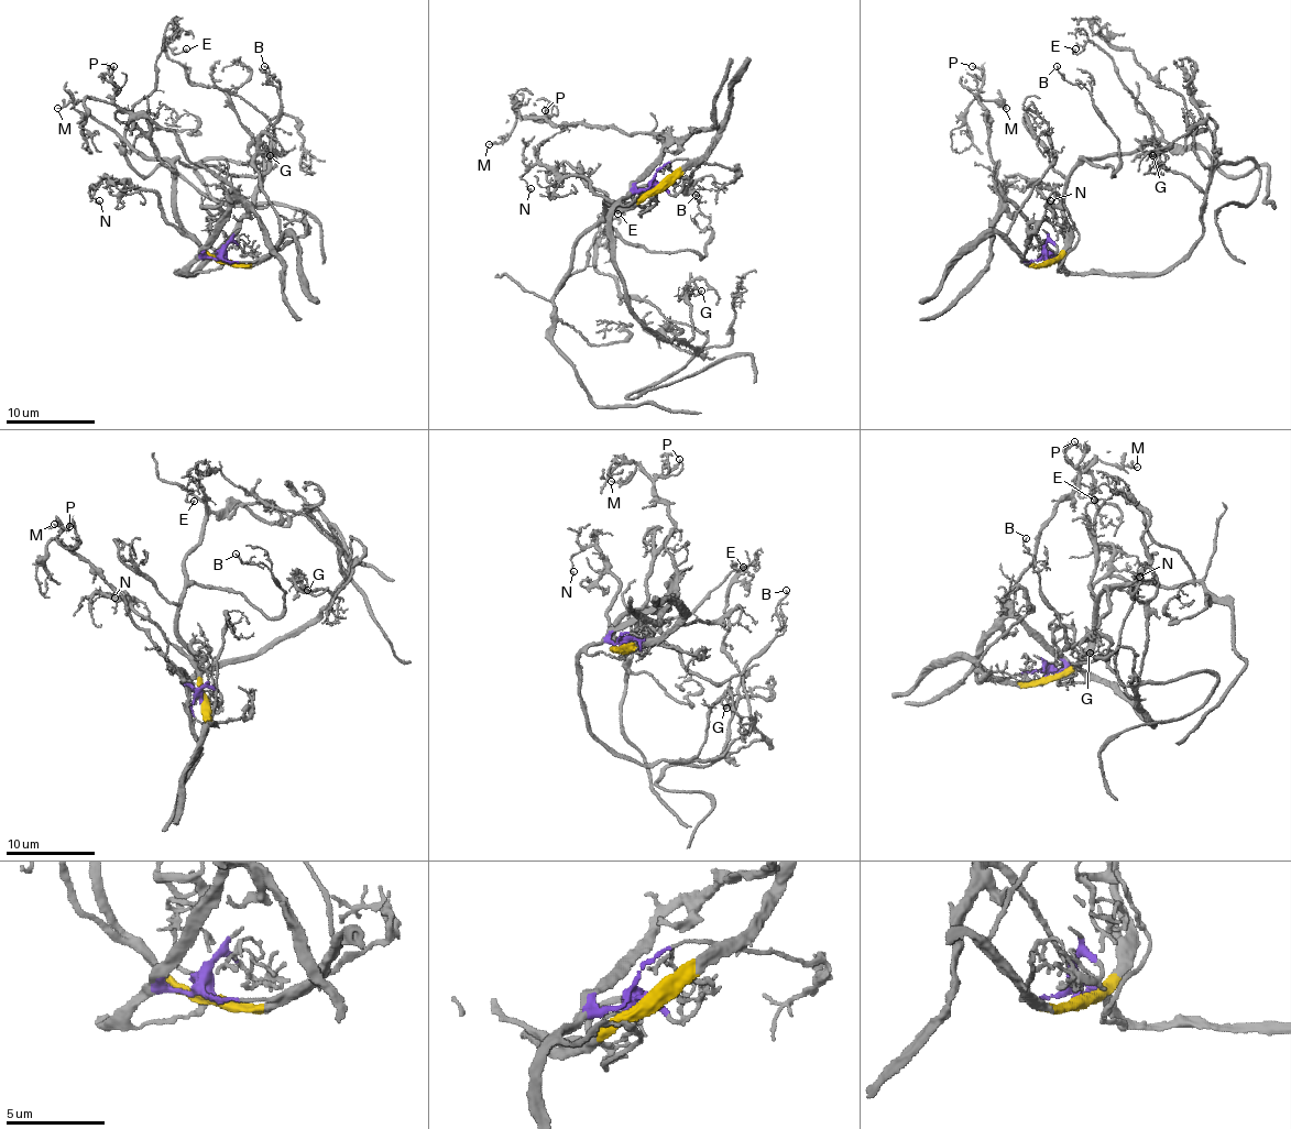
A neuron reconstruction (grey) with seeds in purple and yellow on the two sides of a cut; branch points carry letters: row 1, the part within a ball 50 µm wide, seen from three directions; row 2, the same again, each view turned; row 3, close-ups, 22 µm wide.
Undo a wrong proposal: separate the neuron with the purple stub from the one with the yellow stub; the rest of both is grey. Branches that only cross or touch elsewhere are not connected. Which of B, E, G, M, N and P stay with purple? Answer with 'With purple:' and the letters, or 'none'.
With purple: G, M, P

